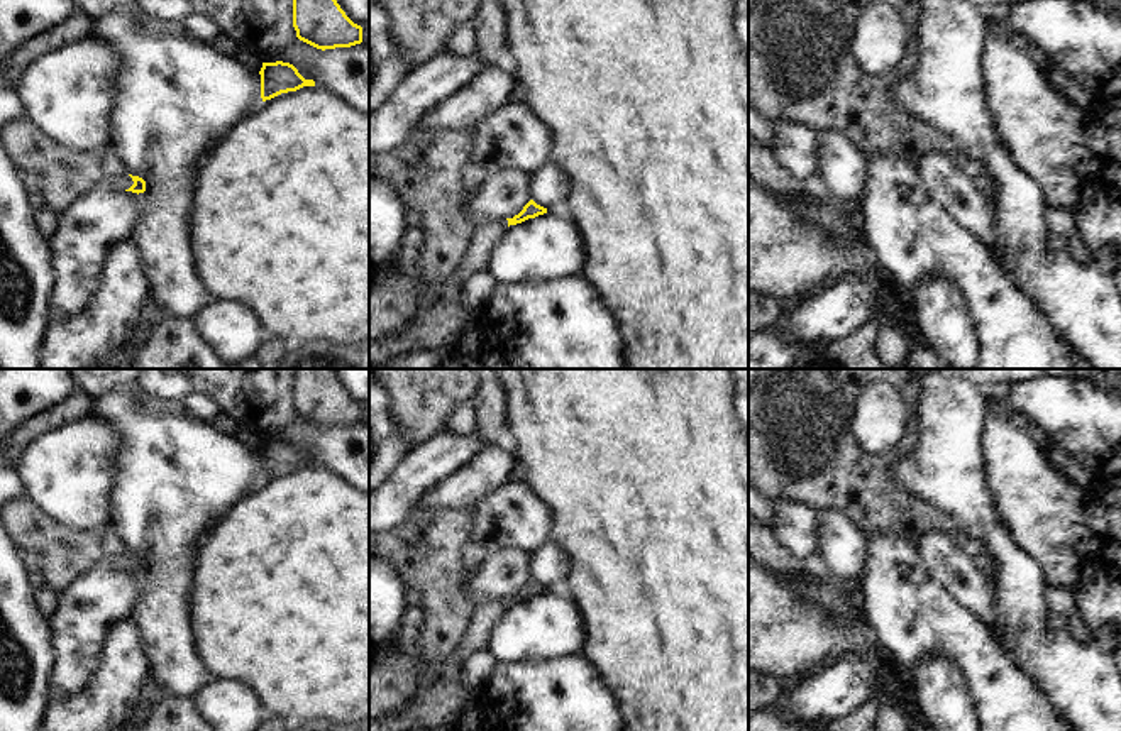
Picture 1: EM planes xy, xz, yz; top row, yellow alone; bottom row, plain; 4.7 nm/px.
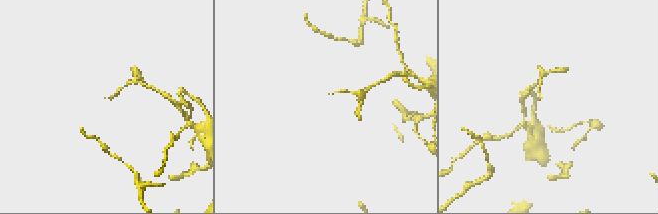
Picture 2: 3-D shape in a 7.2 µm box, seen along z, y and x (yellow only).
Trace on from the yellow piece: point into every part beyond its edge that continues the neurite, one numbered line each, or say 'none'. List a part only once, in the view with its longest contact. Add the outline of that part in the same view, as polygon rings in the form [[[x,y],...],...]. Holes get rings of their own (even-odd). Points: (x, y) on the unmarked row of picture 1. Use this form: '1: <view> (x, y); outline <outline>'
1: xy (122, 560); outline [[[127,553],[127,555],[119,555],[119,557],[105,557],[103,563],[113,569],[129,569],[134,563],[134,560]]]

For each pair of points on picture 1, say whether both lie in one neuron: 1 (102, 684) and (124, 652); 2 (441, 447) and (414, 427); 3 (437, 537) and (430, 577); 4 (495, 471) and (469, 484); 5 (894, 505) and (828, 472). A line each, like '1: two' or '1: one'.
1: one
2: two
3: one
4: one
5: one

